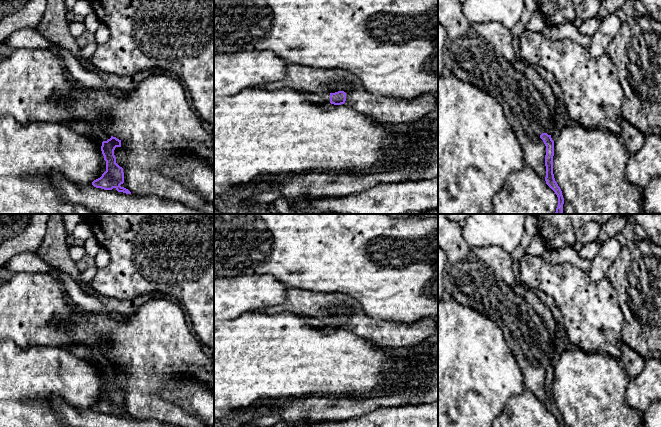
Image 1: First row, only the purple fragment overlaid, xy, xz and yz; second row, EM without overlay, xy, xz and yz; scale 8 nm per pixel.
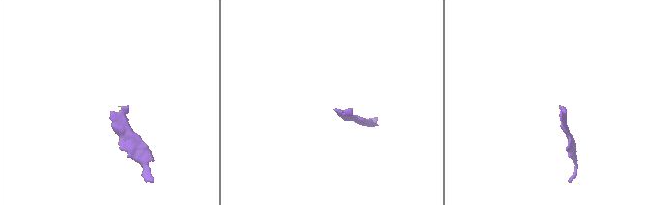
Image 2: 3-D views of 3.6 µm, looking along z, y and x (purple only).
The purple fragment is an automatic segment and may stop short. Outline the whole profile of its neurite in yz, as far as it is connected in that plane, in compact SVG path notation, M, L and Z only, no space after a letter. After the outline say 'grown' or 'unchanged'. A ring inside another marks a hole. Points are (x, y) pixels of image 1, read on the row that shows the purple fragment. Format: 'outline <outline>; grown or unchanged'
outline M556 130L552 135L548 135L547 133L542 133L540 138L543 140L546 146L546 155L545 155L545 166L546 166L546 184L555 192L558 197L558 206L556 208L556 212L554 214L562 214L563 213L563 204L564 198L562 195L562 191L555 181L553 174L553 156L554 156L554 141L557 138L559 130Z; grown

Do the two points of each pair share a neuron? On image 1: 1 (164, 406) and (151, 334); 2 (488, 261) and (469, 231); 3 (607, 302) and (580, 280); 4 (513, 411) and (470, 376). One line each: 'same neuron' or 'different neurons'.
1: same neuron
2: different neurons
3: same neuron
4: different neurons

